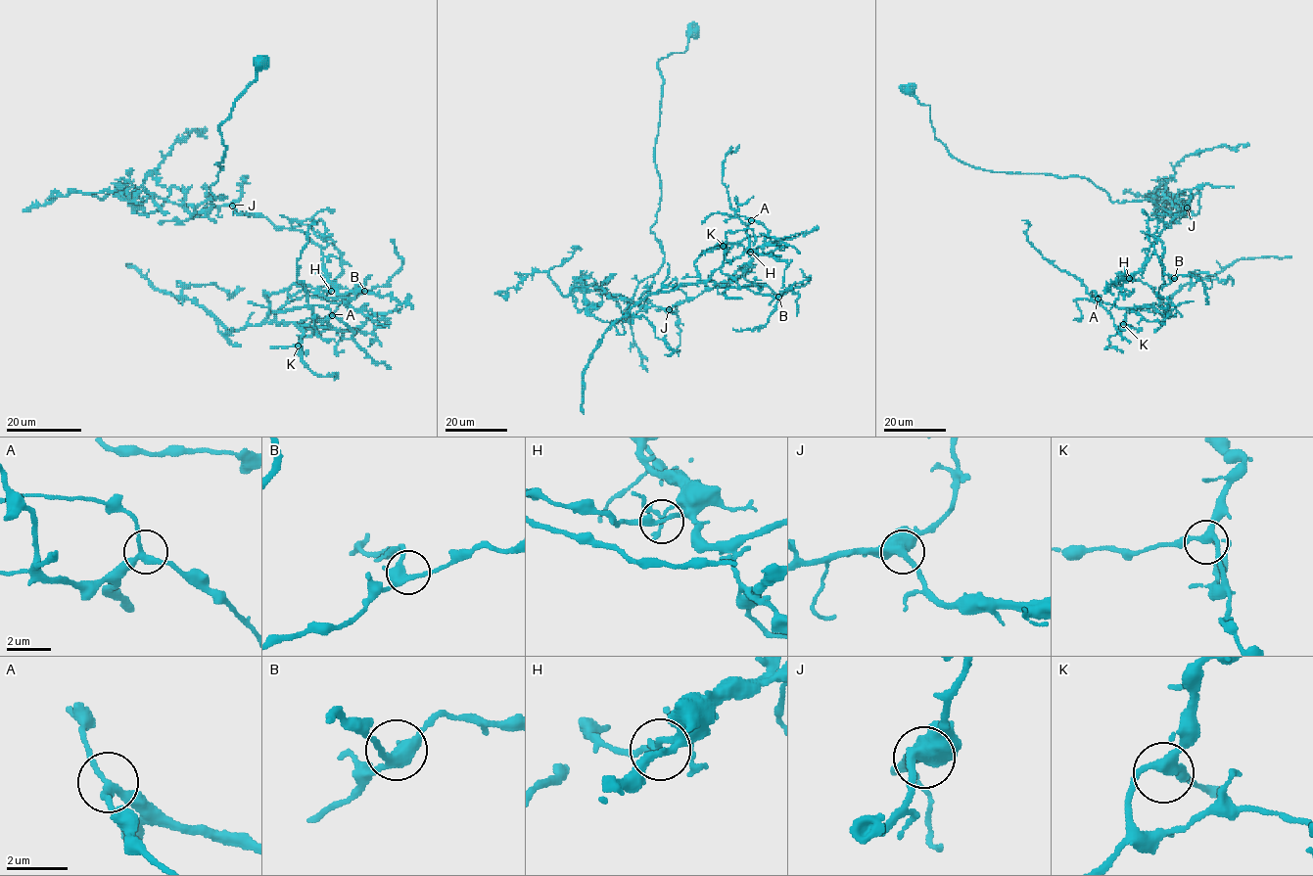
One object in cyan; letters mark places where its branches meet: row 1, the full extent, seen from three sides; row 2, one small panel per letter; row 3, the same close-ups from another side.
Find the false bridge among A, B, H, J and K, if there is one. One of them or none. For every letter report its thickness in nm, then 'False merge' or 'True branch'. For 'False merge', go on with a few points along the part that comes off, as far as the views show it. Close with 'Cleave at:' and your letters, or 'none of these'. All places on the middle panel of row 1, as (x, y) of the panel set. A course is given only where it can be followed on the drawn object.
A: Thickness 240 nm. True branch
B: Thickness 360 nm. True branch
H: Thickness 240 nm. False merge. Course of the part to remove: (750, 252), (726, 243), (705, 250), (696, 284), (748, 247), (722, 177), (726, 155), (739, 145)
J: Thickness 550 nm. True branch
K: Thickness 280 nm. True branch
Cleave at: H

